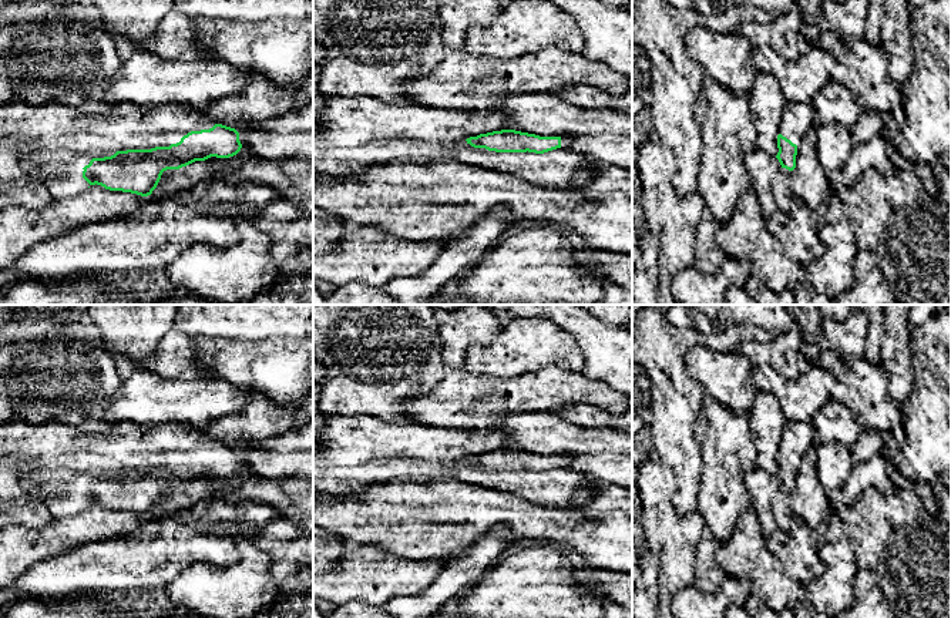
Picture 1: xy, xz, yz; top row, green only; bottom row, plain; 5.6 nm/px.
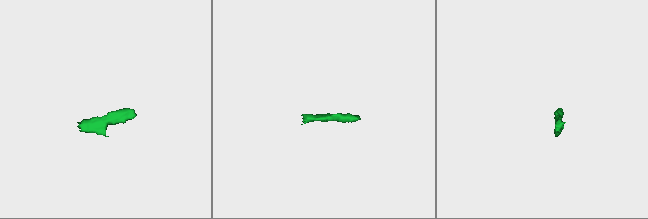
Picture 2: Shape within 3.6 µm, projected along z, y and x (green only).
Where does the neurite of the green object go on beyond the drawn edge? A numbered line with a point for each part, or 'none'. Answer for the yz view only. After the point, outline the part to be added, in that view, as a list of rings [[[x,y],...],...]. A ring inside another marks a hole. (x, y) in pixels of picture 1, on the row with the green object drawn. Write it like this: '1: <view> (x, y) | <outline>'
1: yz (799, 117) | [[[787,103],[779,134],[799,145],[806,132],[816,125],[816,114],[811,104]]]
2: yz (780, 184) | [[[782,168],[777,171],[772,181],[772,189],[774,195],[774,201],[777,204],[779,209],[789,209],[796,199],[792,187],[790,187],[790,171],[786,168]]]

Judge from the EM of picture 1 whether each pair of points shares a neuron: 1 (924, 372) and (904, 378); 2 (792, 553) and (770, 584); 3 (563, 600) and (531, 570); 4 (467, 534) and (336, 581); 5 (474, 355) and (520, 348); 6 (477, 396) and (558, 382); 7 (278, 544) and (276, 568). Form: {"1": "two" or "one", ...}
{"1": "two", "2": "two", "3": "one", "4": "two", "5": "one", "6": "one", "7": "one"}

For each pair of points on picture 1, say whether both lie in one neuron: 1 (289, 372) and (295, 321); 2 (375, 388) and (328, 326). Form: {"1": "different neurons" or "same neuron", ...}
{"1": "different neurons", "2": "same neuron"}

